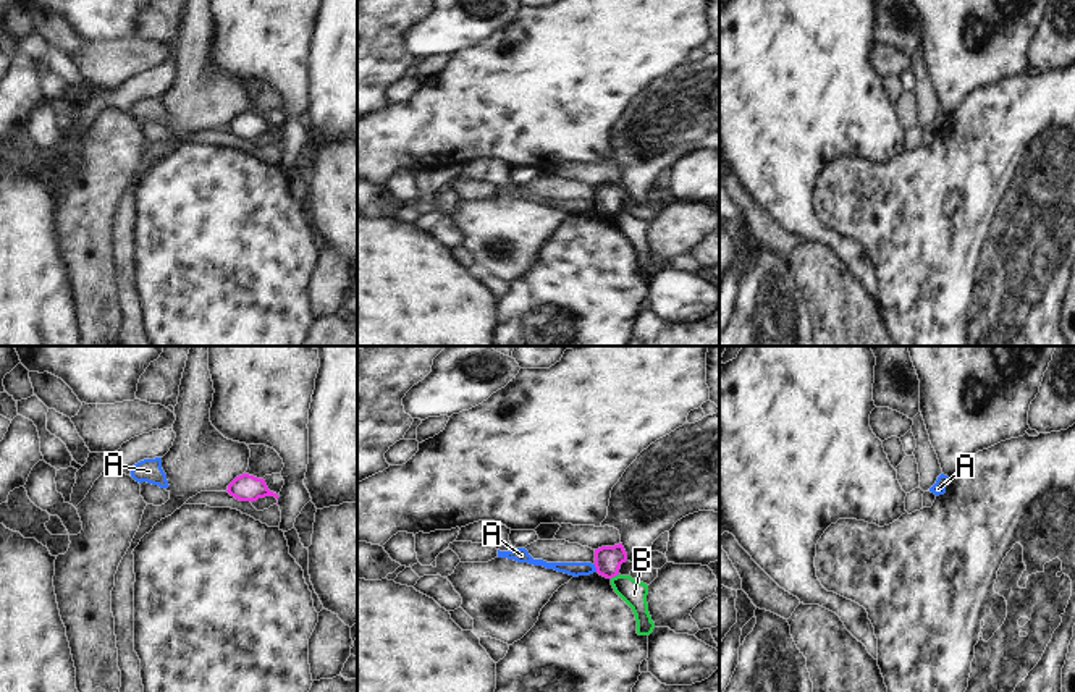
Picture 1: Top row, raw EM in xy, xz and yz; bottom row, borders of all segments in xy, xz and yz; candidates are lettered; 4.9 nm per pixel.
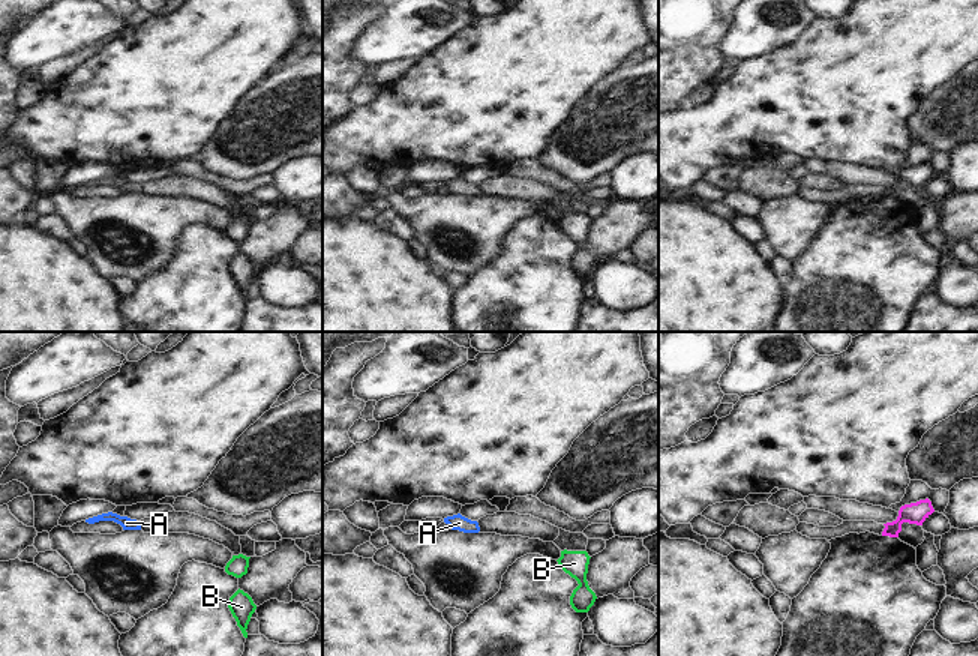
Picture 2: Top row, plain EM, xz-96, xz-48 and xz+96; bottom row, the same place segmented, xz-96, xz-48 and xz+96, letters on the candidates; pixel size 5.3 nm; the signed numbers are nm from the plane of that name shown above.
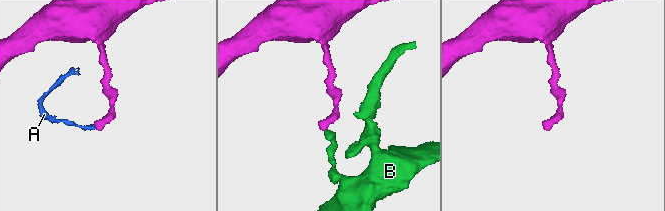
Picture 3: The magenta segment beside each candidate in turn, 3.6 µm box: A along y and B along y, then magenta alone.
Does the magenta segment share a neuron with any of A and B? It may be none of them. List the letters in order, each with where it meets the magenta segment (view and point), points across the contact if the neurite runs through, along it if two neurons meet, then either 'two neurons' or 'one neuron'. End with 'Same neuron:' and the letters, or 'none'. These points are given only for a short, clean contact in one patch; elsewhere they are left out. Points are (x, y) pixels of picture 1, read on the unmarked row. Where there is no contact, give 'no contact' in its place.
A: xz (595, 204) | along xz (594, 202), (597, 209) | two neurons
B: xz (615, 214) | along xz (619, 212), (611, 217) | two neurons
Same neuron: none

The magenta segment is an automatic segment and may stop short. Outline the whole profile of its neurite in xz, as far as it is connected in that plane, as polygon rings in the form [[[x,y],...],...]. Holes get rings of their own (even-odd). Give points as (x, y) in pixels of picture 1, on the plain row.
[[[622,181],[614,184],[601,184],[595,188],[597,210],[606,217],[619,213],[621,202],[627,199]]]

